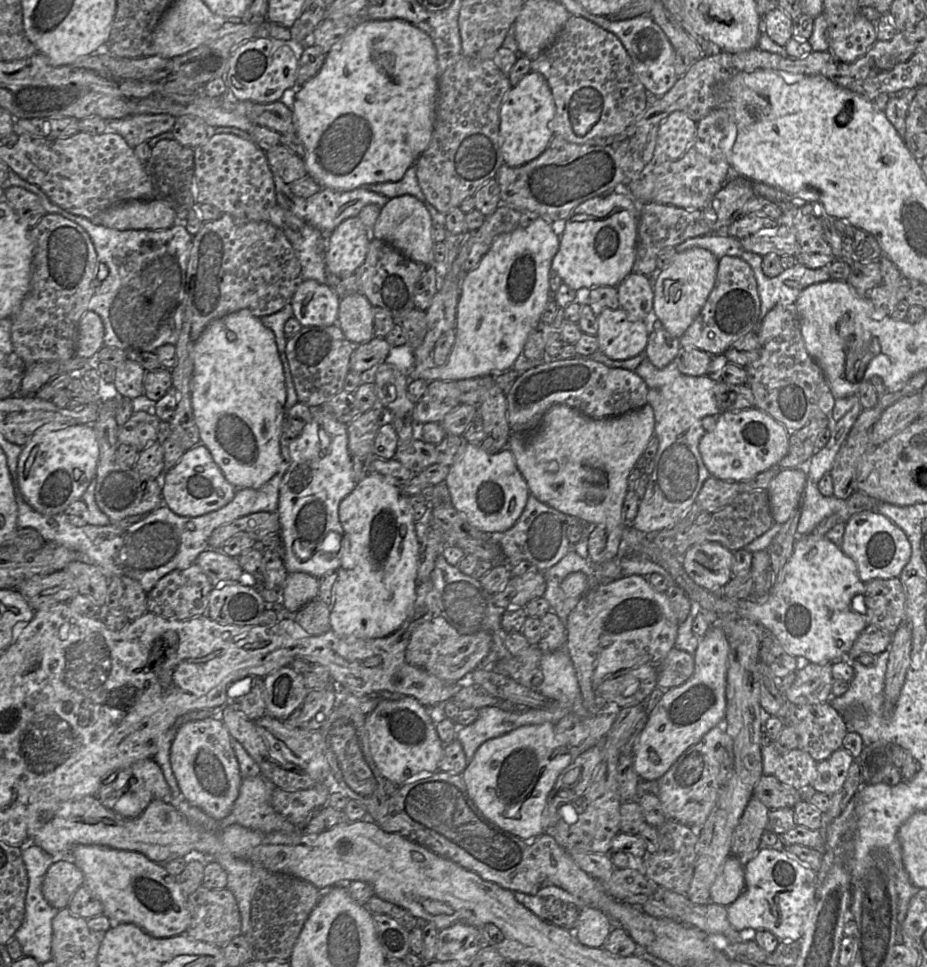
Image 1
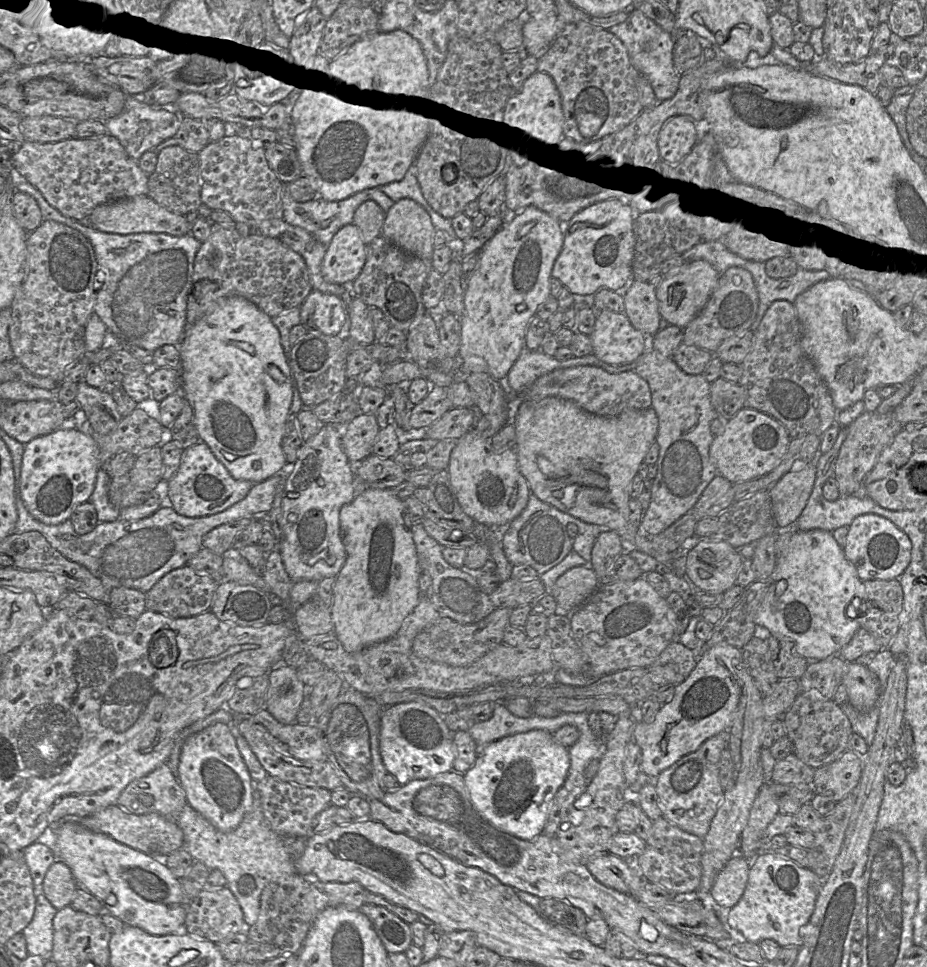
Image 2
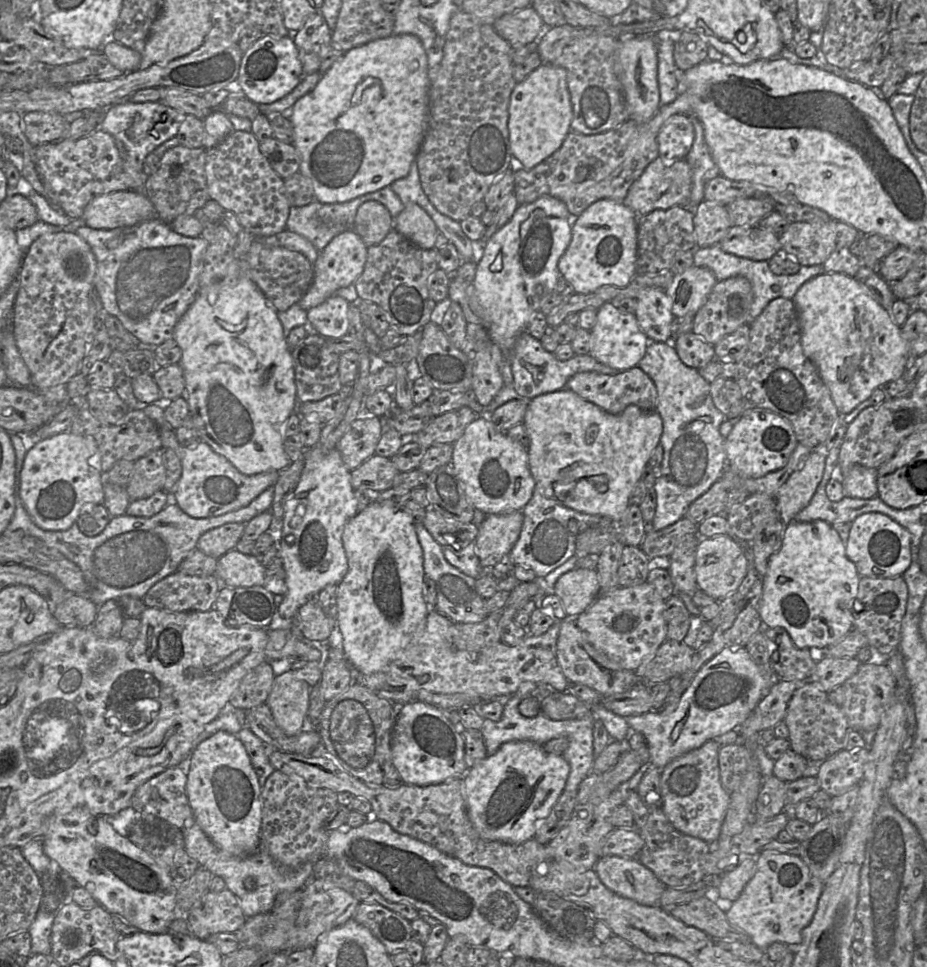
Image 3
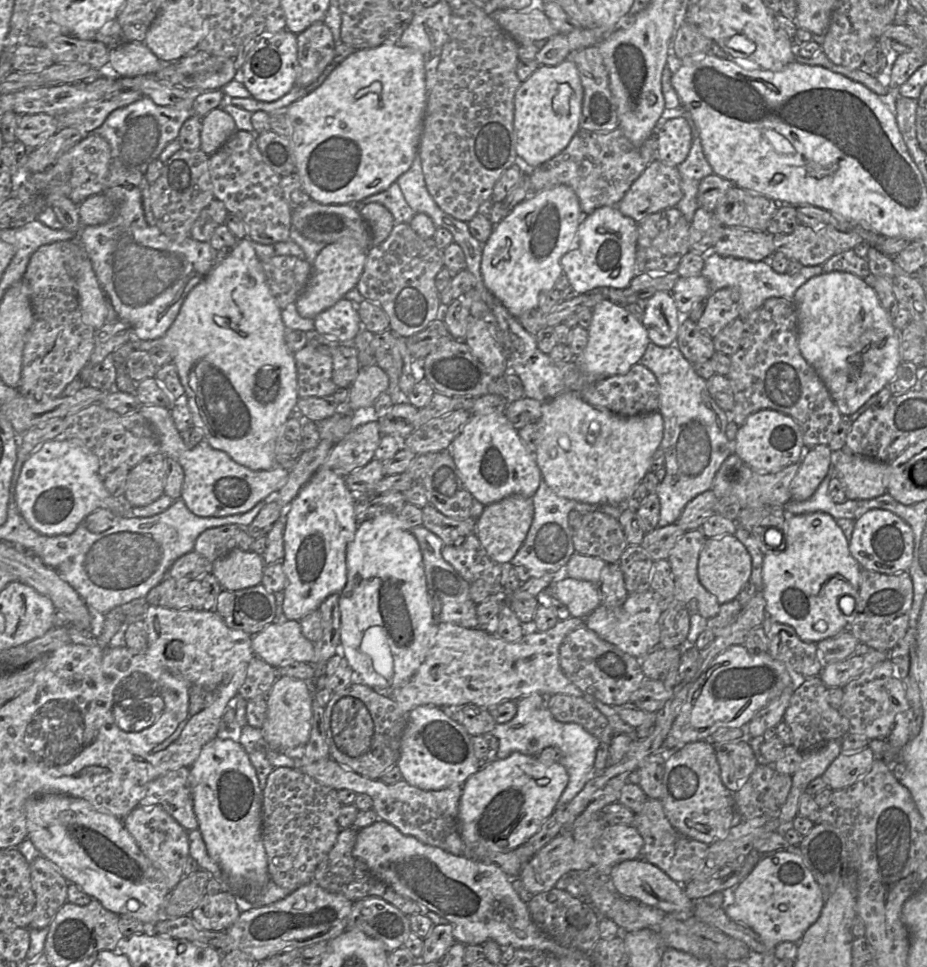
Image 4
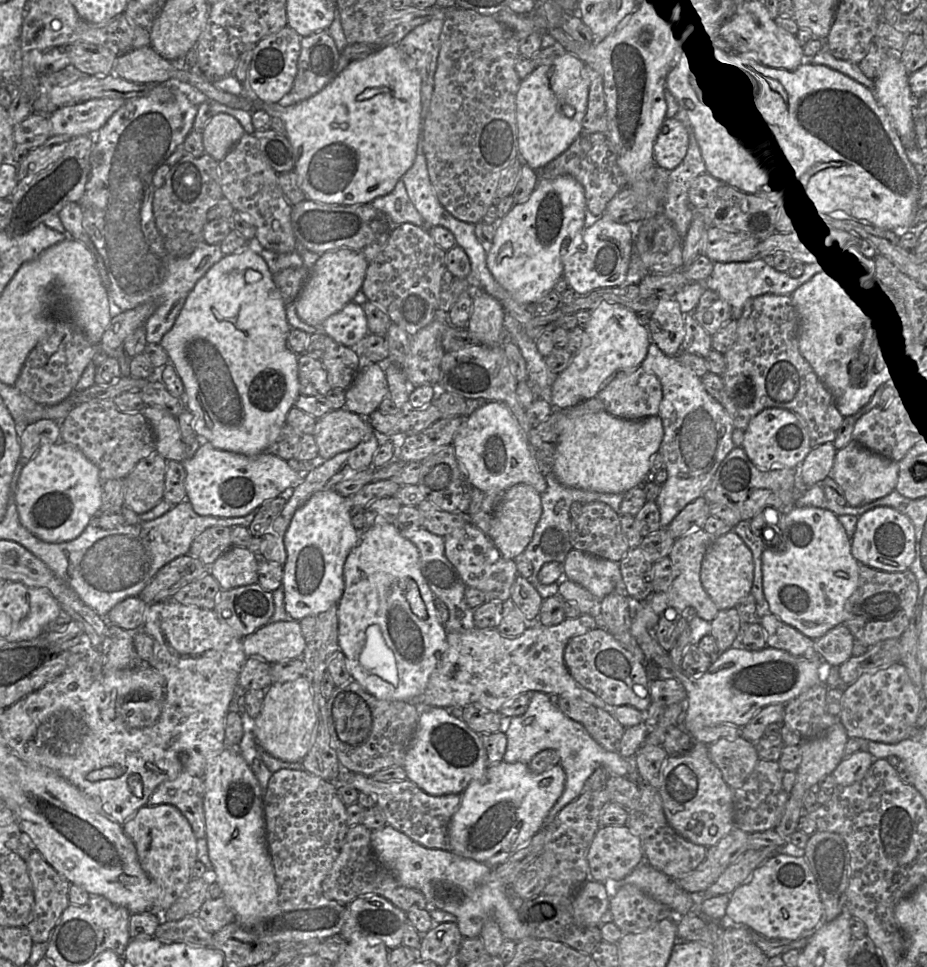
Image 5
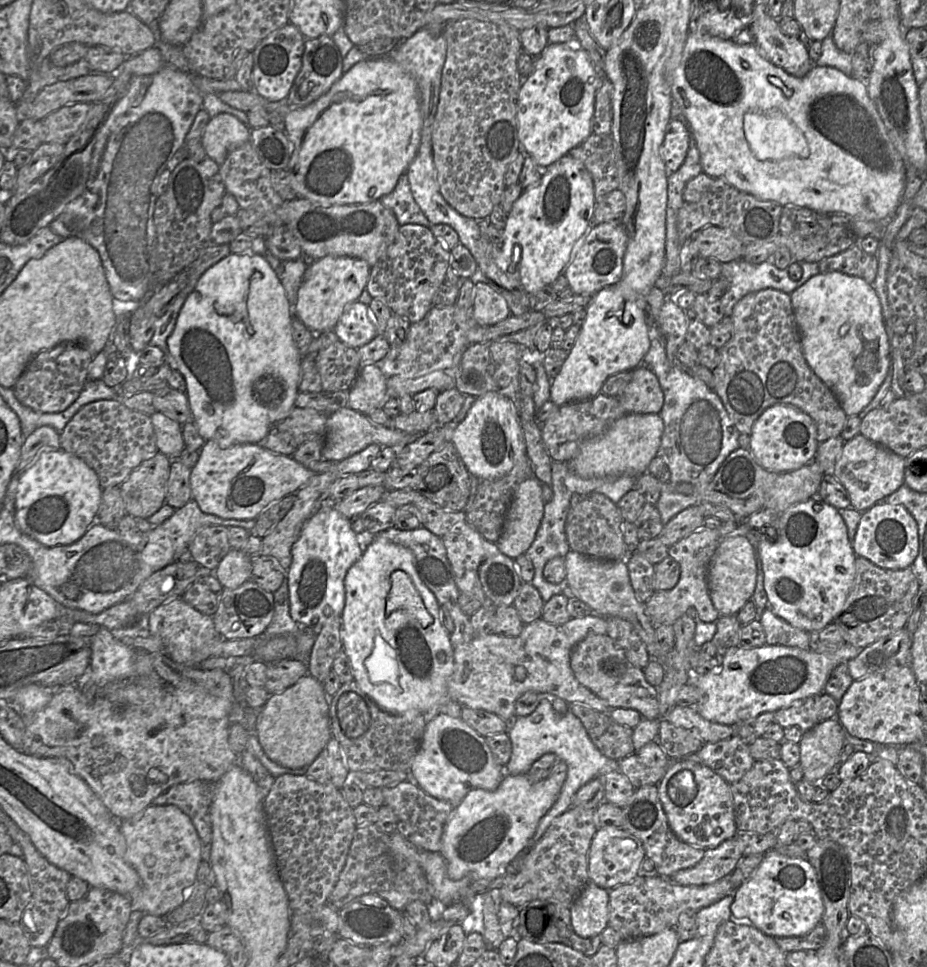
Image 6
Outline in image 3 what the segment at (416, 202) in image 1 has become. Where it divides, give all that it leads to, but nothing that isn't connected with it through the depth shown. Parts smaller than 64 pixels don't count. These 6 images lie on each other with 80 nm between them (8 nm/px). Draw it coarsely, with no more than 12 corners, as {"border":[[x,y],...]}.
{"border":[[415,203],[393,219],[393,229],[422,249],[435,247],[438,229]]}

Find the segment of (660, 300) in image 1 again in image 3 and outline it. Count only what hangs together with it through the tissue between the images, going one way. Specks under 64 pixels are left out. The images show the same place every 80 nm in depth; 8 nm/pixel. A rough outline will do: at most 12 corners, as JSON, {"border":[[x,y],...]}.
{"border":[[693,265],[665,290],[675,318],[695,315],[717,280]]}

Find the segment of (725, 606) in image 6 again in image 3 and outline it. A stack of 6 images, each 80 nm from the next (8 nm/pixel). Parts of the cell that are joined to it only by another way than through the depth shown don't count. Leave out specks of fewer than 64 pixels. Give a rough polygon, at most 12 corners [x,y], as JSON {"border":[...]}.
{"border":[[729,535],[701,537],[698,586],[714,599],[736,592],[749,568]]}

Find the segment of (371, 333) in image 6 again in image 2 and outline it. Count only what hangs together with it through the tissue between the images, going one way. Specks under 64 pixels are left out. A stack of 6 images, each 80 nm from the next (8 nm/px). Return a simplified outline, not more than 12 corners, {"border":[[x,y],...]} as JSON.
{"border":[[313,289],[300,306],[306,329],[348,337],[339,296]]}

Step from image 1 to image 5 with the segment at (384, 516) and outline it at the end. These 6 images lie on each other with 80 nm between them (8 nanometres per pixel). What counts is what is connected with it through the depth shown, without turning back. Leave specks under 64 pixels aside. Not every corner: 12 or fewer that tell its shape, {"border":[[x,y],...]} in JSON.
{"border":[[360,531],[339,650],[378,699],[421,695],[447,649],[416,545]]}

